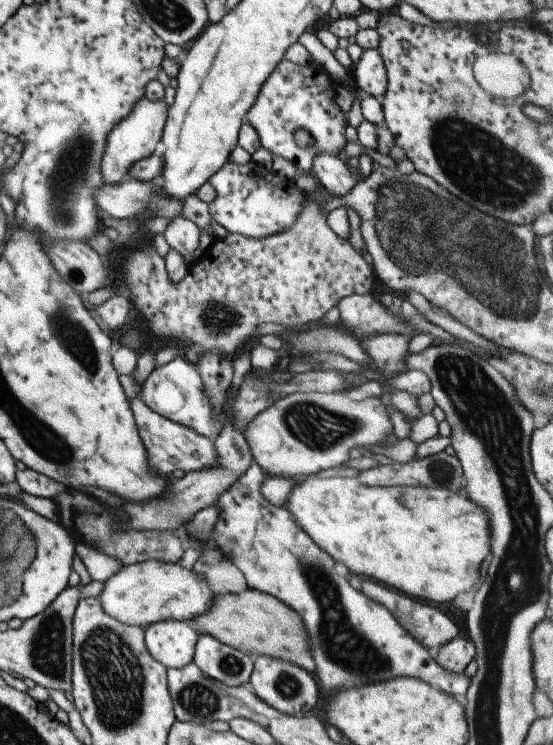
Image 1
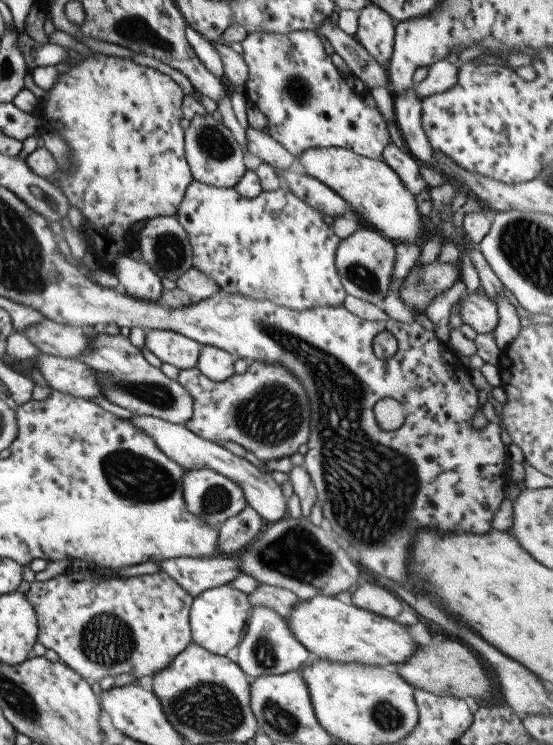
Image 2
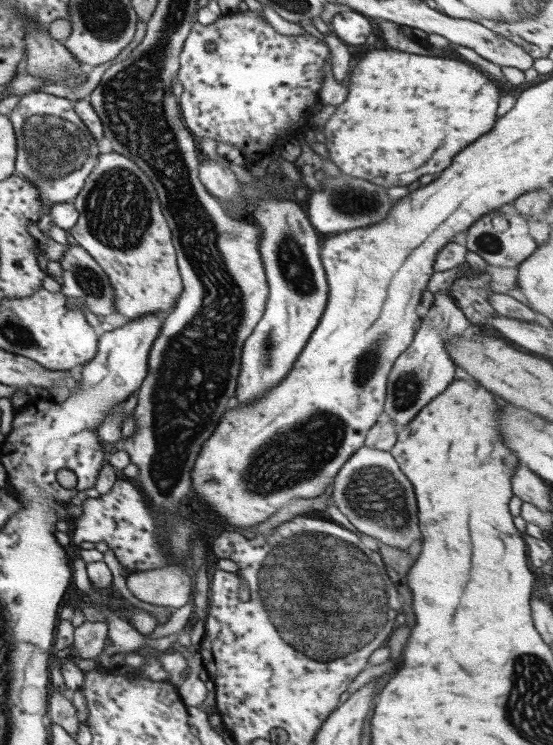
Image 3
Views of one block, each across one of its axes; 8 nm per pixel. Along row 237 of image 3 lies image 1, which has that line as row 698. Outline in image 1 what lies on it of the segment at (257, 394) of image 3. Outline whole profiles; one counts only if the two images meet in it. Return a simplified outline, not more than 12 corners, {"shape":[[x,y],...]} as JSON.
{"shape":[[254,658],[248,685],[288,716],[308,715],[322,694],[313,673]]}

